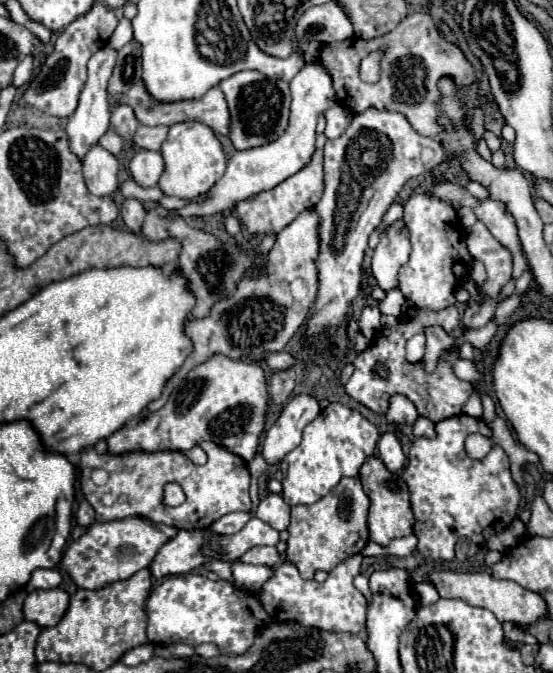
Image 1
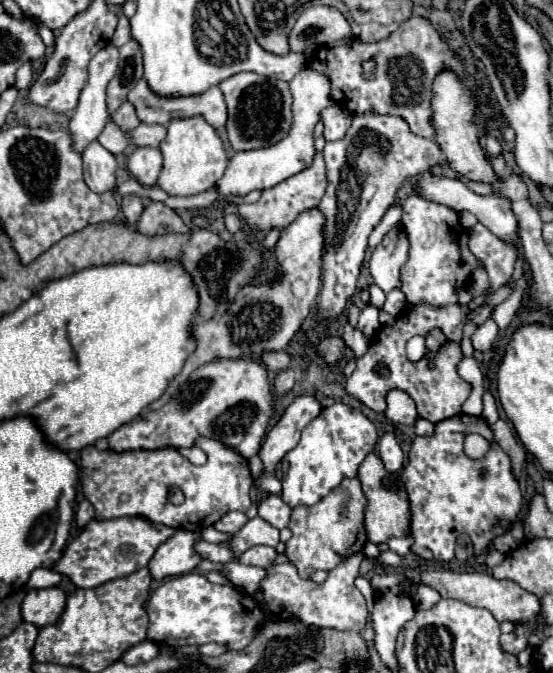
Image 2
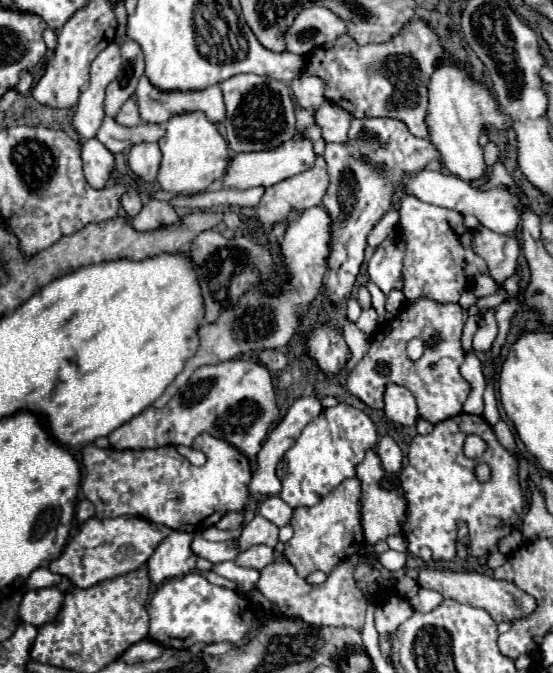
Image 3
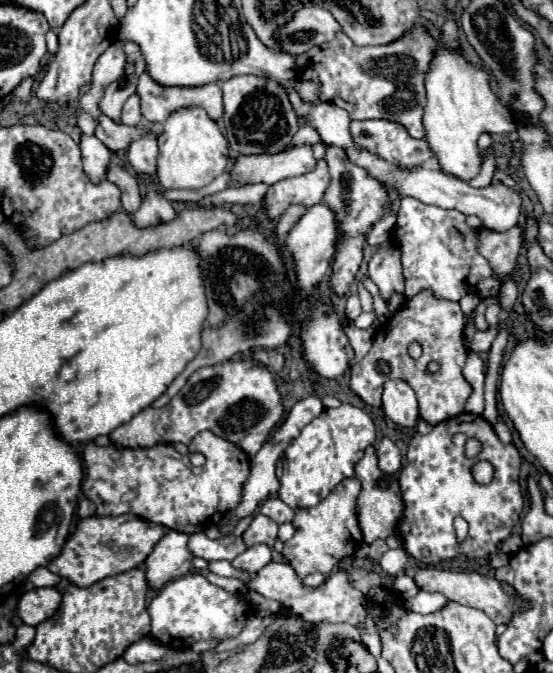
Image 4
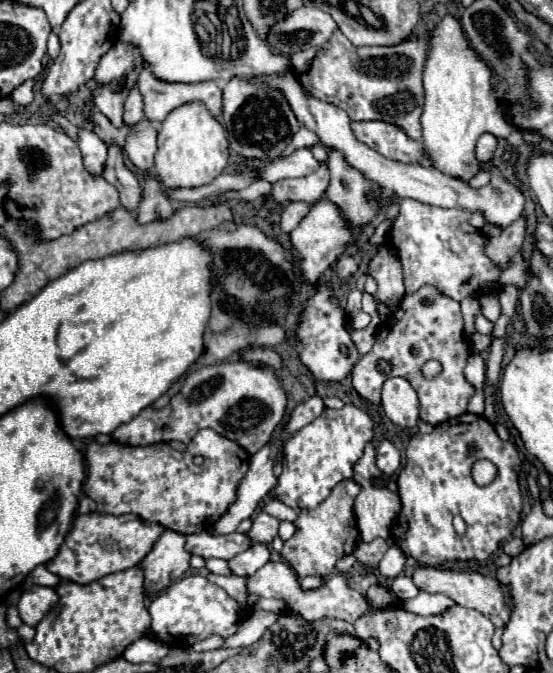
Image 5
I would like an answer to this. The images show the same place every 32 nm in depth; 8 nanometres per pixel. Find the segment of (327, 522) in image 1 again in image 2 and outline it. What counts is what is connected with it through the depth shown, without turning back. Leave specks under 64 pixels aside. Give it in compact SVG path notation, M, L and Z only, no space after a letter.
M344 478L324 500L314 506L296 506L290 518L292 538L286 542L286 556L298 568L302 578L310 578L316 570L330 572L348 556L362 552L366 544L364 512L366 496L358 478Z

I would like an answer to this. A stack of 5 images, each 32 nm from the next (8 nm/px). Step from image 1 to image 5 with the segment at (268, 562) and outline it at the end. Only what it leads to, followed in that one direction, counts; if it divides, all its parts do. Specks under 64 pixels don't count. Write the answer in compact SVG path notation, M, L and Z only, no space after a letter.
M254 544L246 552L234 556L228 564L238 576L252 576L260 570L266 562L270 562L270 548L266 544Z

